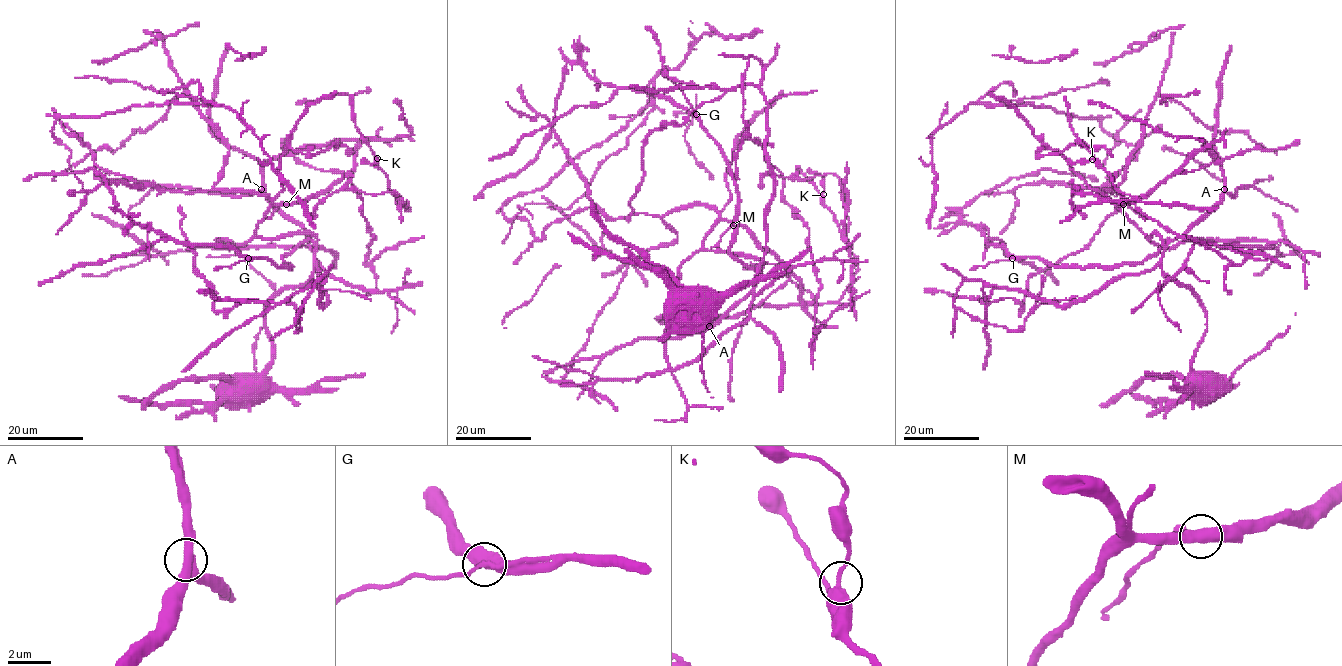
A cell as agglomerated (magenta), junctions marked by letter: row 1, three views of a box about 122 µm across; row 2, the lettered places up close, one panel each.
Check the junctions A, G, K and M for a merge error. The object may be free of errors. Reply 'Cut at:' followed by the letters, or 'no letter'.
Cut at: M

